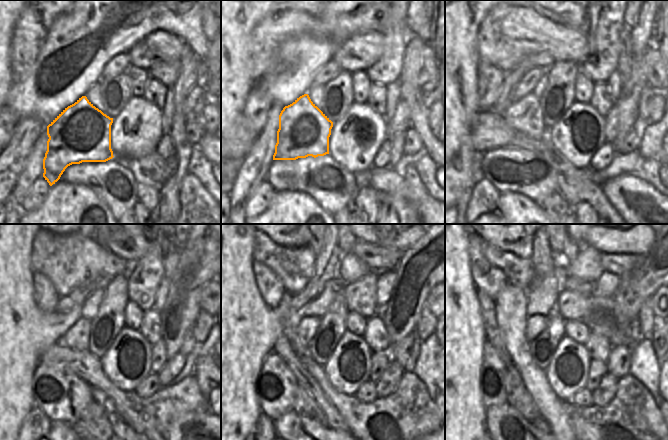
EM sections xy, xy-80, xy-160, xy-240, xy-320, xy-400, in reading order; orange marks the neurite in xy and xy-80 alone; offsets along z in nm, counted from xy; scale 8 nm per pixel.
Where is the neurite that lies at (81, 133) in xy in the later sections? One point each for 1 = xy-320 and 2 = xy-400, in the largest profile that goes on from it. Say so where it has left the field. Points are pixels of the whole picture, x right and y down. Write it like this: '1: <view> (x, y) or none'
1: xy-320 (308, 325)
2: xy-400 (536, 324)

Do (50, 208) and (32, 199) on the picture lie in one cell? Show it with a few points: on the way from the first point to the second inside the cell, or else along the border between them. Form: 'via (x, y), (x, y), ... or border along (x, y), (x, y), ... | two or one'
border along (51, 186), (46, 198), (35, 209), (23, 212) | two

